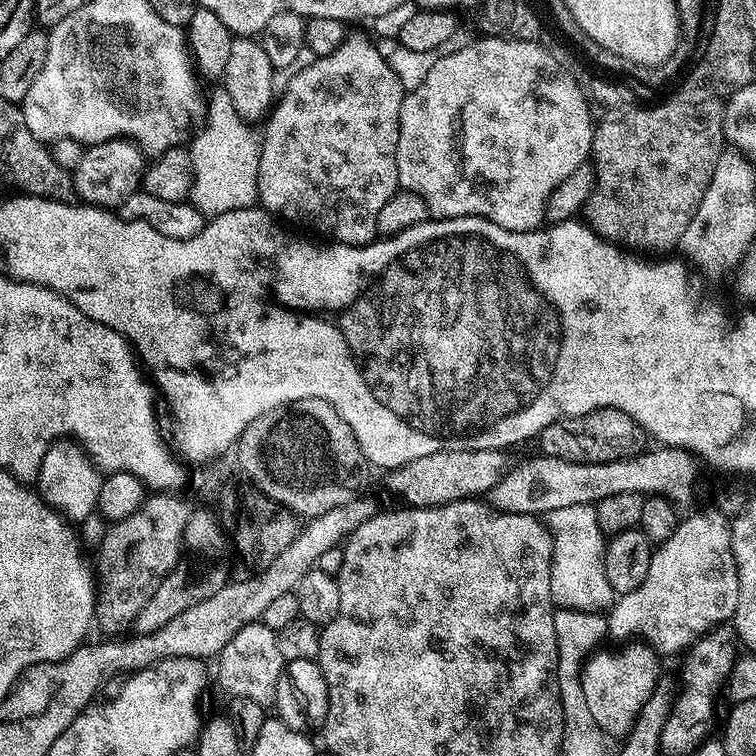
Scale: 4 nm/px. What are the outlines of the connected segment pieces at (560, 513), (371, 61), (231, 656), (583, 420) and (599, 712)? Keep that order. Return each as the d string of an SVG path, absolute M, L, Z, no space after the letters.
M561 506L543 517L544 527L552 539L550 594L556 608L583 612L607 613L614 603L614 593L604 569L606 537L598 526L596 506Z
M345 35L344 41L338 46L338 50L334 50L334 54L315 57L311 61L313 64L306 65L301 72L293 71L291 73L293 76L289 78L284 93L281 96L279 93L274 107L267 113L266 119L263 121L265 124L264 132L262 128L262 135L260 136L260 161L258 162L259 207L265 208L281 221L289 220L290 223L301 224L302 227L309 228L310 231L317 232L320 236L328 236L324 238L329 241L353 246L370 244L377 239L378 214L382 211L382 206L386 206L386 202L390 202L390 198L394 198L394 194L400 188L396 151L398 150L400 111L406 90L398 82L394 70L387 62L385 53L383 51L380 53L376 49L375 42L377 43L377 41L371 35L369 36Z
M257 622L254 624L247 624L246 626L242 626L242 630L238 630L238 634L234 634L234 638L230 638L230 642L226 642L226 646L224 649L220 651L220 655L218 659L215 661L216 664L216 672L214 668L214 676L220 679L220 688L224 692L228 692L227 695L229 697L237 696L238 698L251 698L253 702L258 702L259 704L263 704L265 706L272 706L276 703L276 691L278 690L278 678L281 674L284 673L284 669L286 667L286 662L282 658L282 650L278 650L278 638L276 637L276 633L274 630L270 630L267 626L265 626L262 622Z
M599 408L590 414L568 416L546 426L539 434L538 443L539 451L546 456L579 464L602 464L637 455L642 448L640 436L642 430L636 425L636 420L630 418L630 414L613 408Z
M643 642L637 645L637 648L632 648L629 652L622 653L621 656L616 652L604 652L605 650L593 652L588 657L583 674L580 675L586 706L590 706L590 714L594 722L608 738L627 736L640 716L642 706L646 706L646 698L654 694L656 685L662 679L661 657L656 649L648 647Z

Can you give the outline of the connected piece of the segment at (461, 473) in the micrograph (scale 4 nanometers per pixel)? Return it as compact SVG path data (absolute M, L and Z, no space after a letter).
M498 448L490 450L438 450L438 454L426 454L426 458L414 458L401 468L393 468L387 473L389 488L401 496L405 505L413 508L435 508L437 504L449 504L455 500L480 498L491 491L506 470L505 453Z

